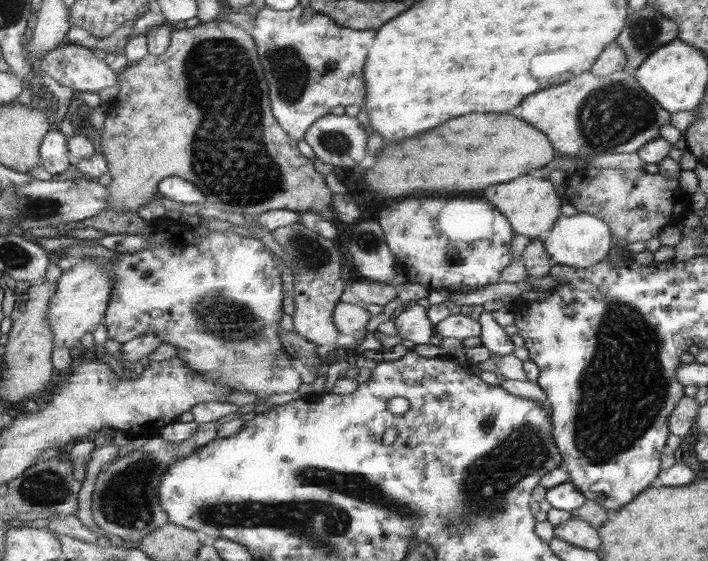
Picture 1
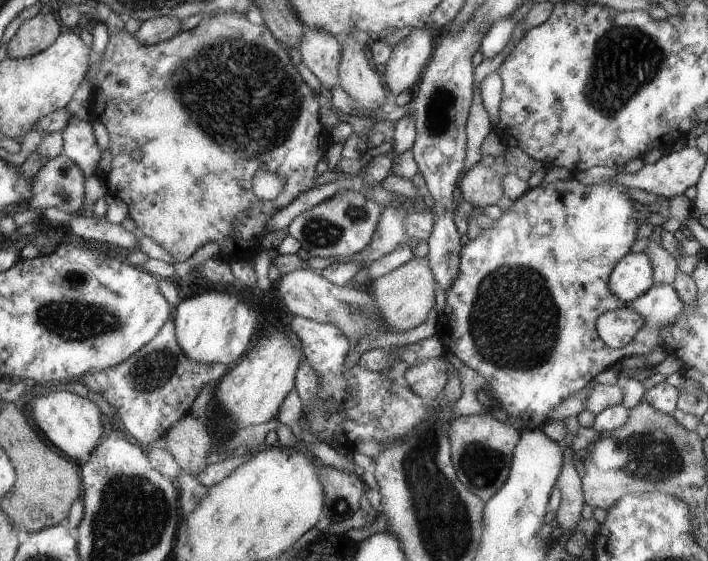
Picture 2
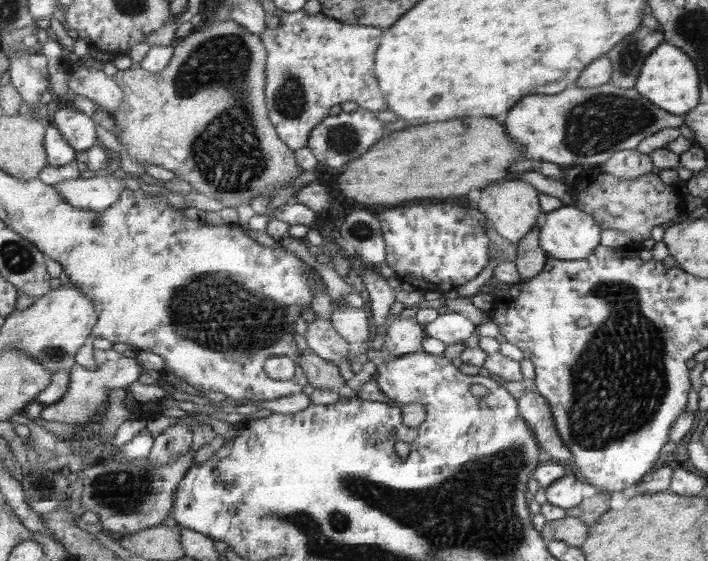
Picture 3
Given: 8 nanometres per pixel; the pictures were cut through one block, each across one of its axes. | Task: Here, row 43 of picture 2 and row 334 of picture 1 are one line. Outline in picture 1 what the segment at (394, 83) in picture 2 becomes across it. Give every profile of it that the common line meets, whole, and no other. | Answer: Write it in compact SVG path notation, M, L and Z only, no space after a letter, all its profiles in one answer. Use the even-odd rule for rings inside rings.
M417 302L415 306L407 308L393 322L405 344L431 344L433 334L437 334L435 322L429 318L429 306L423 302Z

